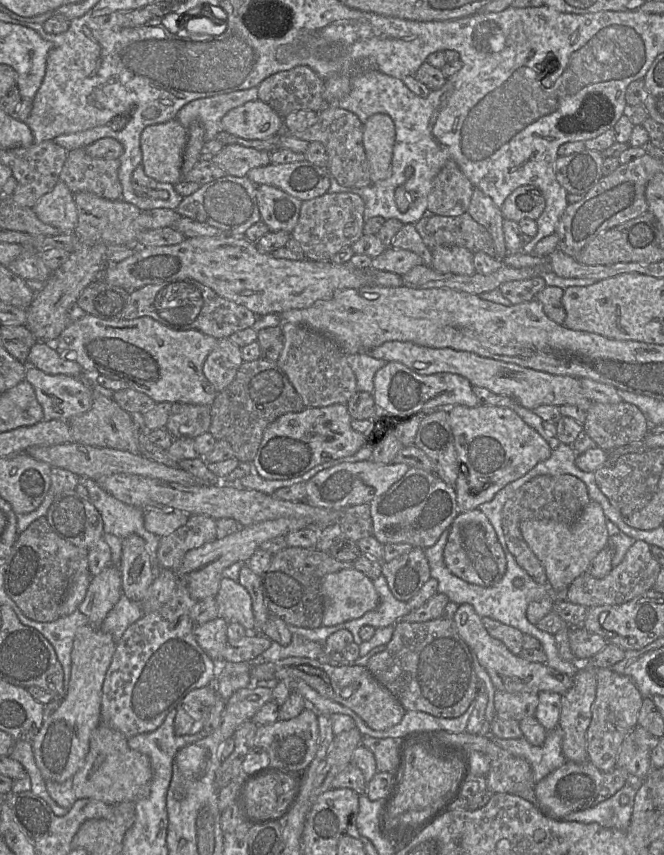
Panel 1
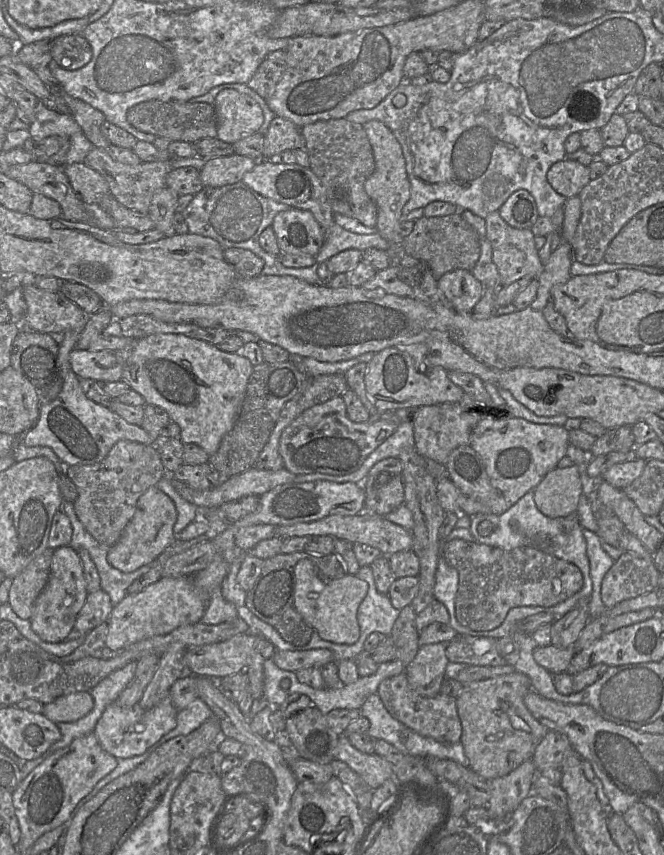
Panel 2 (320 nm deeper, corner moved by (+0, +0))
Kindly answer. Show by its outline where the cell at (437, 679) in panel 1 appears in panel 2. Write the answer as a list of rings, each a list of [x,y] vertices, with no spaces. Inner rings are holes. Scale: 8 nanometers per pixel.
[[[405,671],[383,680],[379,684],[377,693],[390,715],[409,729],[444,745],[460,742],[462,725],[458,716],[456,698],[441,693],[434,697],[417,694],[410,687]]]

